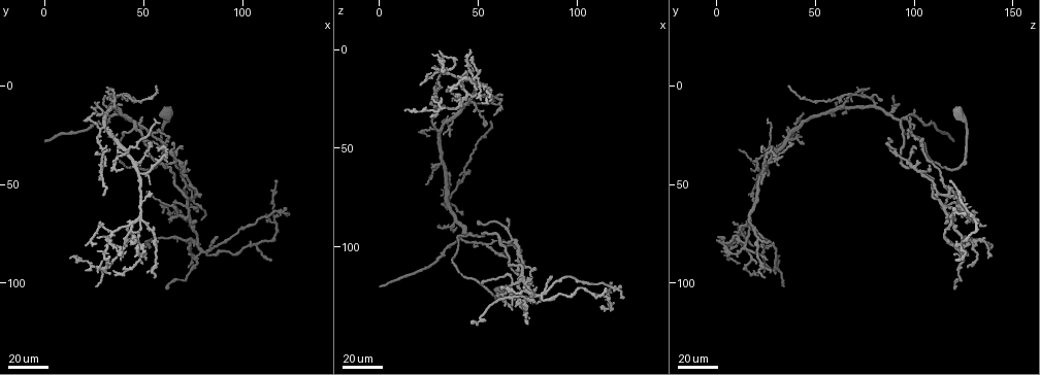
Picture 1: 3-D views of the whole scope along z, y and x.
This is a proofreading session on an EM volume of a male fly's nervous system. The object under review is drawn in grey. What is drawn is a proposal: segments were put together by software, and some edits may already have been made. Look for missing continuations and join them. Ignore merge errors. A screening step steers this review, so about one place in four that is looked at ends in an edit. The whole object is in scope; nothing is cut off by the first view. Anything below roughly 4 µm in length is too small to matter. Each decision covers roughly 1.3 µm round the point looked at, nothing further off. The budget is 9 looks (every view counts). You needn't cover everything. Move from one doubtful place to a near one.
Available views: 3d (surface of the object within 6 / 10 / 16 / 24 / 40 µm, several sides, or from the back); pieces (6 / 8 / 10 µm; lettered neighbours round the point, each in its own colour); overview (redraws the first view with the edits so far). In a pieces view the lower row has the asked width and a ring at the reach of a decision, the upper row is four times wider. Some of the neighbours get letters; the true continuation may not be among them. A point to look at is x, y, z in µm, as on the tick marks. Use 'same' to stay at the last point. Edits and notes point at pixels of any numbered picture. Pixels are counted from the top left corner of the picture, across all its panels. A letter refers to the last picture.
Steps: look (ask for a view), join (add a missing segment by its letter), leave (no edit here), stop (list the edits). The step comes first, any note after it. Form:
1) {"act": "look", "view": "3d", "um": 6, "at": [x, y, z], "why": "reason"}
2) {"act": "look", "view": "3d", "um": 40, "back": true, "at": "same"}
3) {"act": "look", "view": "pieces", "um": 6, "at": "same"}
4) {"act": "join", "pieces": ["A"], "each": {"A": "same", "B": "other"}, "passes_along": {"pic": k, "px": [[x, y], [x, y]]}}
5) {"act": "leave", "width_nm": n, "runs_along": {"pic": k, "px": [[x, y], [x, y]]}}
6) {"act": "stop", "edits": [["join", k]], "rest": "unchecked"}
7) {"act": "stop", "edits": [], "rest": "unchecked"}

{"act": "look", "view": "3d", "um": 40, "at": [113, 87, 121], "why": "free end"}

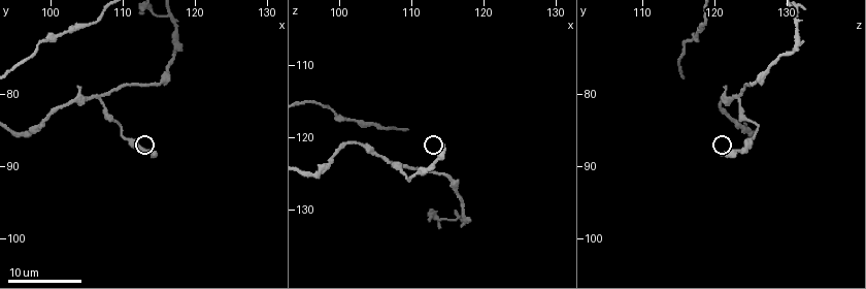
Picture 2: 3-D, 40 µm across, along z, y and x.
{"act": "look", "view": "pieces", "um": 8, "at": [114.5, 88.5, 121.0]}

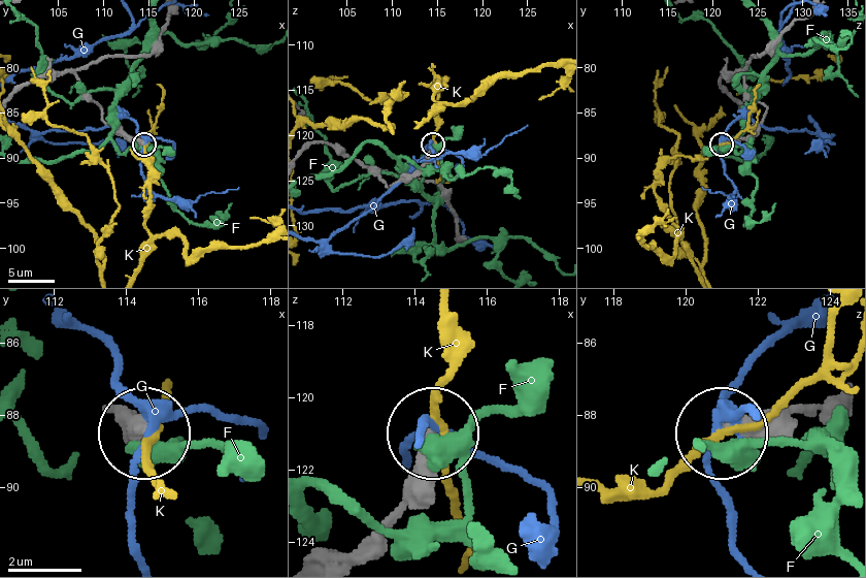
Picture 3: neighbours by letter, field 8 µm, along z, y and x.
{"act": "leave", "each": {"F": "other", "G": "other", "K": "other"}, "runs_along": {"pic": 3, "px": [[822, 400], [723, 428]]}, "found": "no lettered segment goes on from it"}

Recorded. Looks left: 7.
{"act": "look", "view": "3d", "um": 24, "at": [118, 67, 129], "why": "free end"}

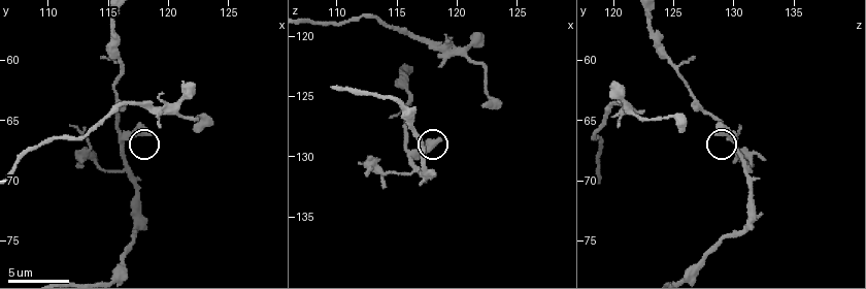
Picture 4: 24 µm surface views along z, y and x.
{"act": "look", "view": "pieces", "um": 8, "at": [118.6, 66.2, 128.8], "why": "what lies round it"}

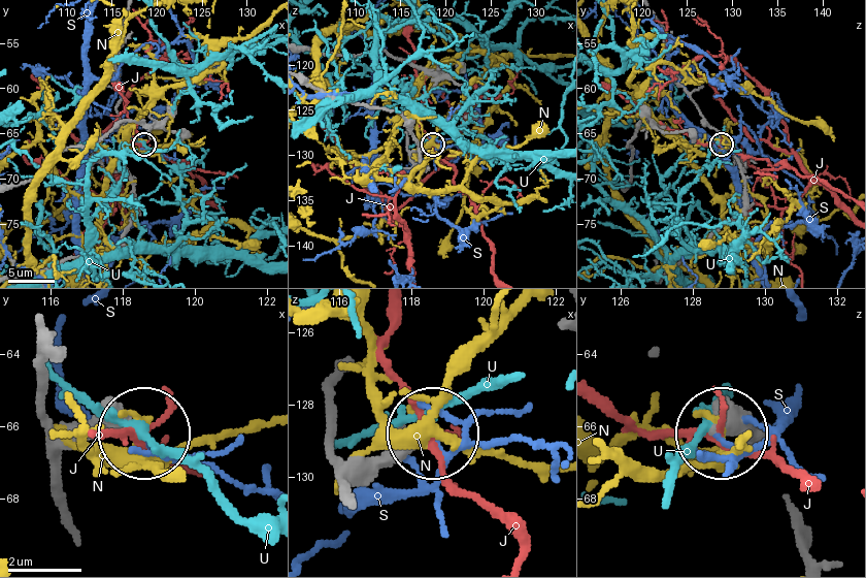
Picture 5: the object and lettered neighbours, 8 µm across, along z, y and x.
{"act": "leave", "each": {"J": "other", "N": "other", "S": "other", "U": "other"}, "runs_along": {"pic": 5, "px": [[63, 496], [72, 445], [142, 432]]}, "found": "none of them fits"}

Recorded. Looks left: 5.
{"act": "look", "view": "3d", "um": 40, "at": [79, 80, 128], "why": "free end"}

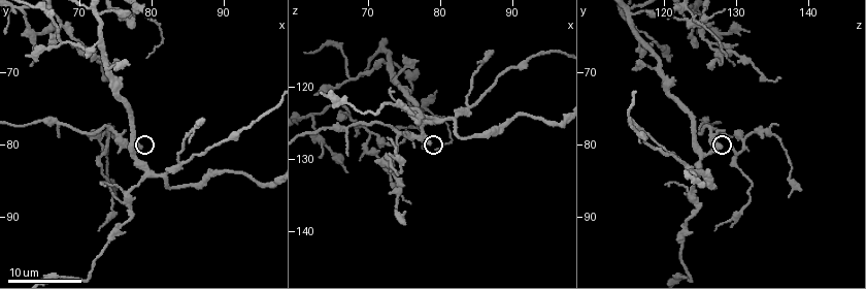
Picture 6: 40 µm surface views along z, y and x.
{"act": "look", "view": "pieces", "um": 8, "at": [78.5, 80.0, 128.0], "why": "what lies round it"}

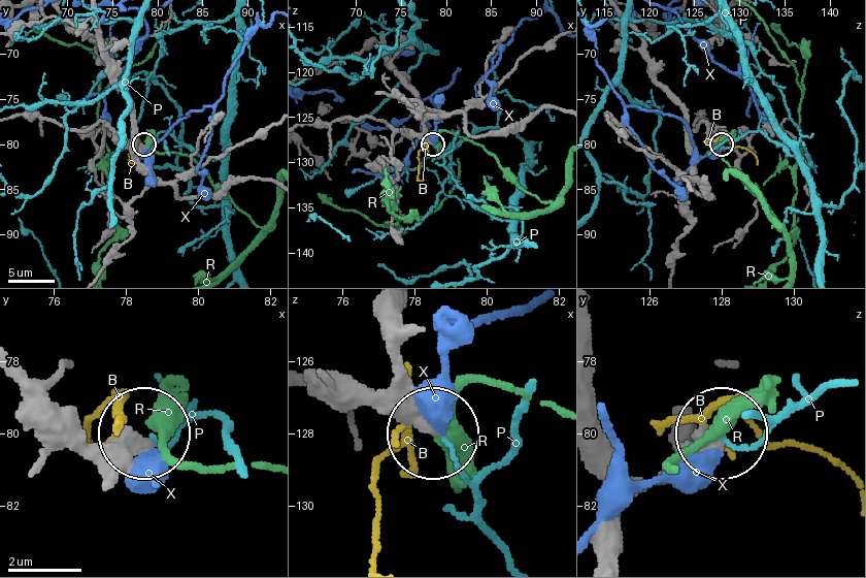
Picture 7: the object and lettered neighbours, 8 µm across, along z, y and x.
{"act": "leave", "width_nm": 410, "each": {"B": "other", "P": "other", "R": "other", "X": "other"}, "runs_along": {"pic": 7, "px": [[105, 479], [139, 436]]}, "found": "no lettered segment goes on from it"}

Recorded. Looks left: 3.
{"act": "look", "view": "3d", "um": 40, "at": [-1, 28, 119], "why": "long arm stops here"}

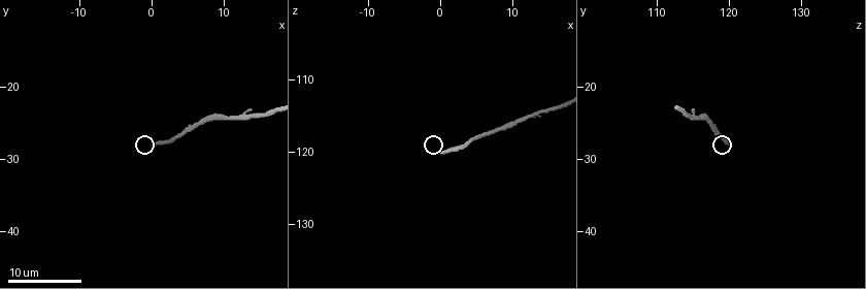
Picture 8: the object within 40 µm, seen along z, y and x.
{"act": "look", "view": "pieces", "um": 6, "at": [0.0, 28.0, 120.0]}

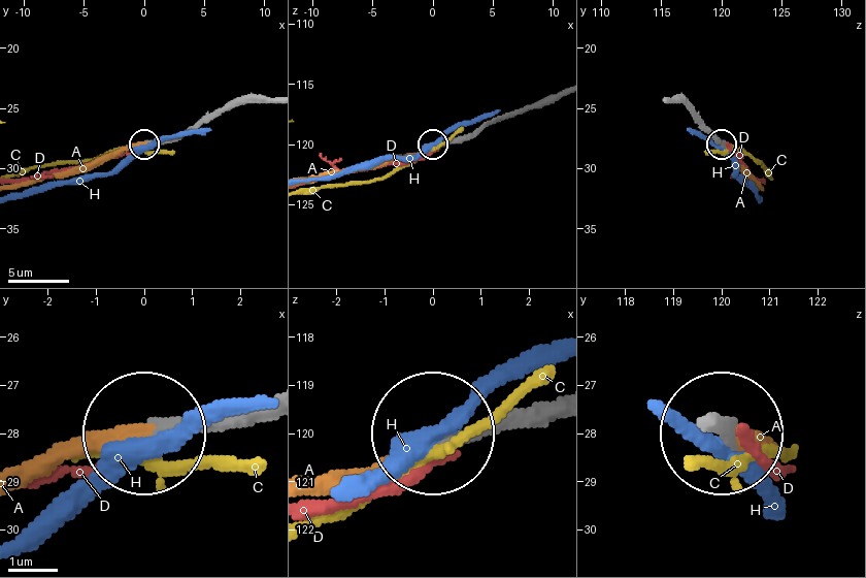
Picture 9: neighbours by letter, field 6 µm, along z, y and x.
{"act": "join", "pieces": ["A"], "width_nm": 260, "each": {"A": "same", "C": "other", "D": "other", "H": "other"}, "found": "it goes on there"}

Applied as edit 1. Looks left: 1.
{"act": "stop", "edits": [["join", 9]], "rest": "unchecked"}

